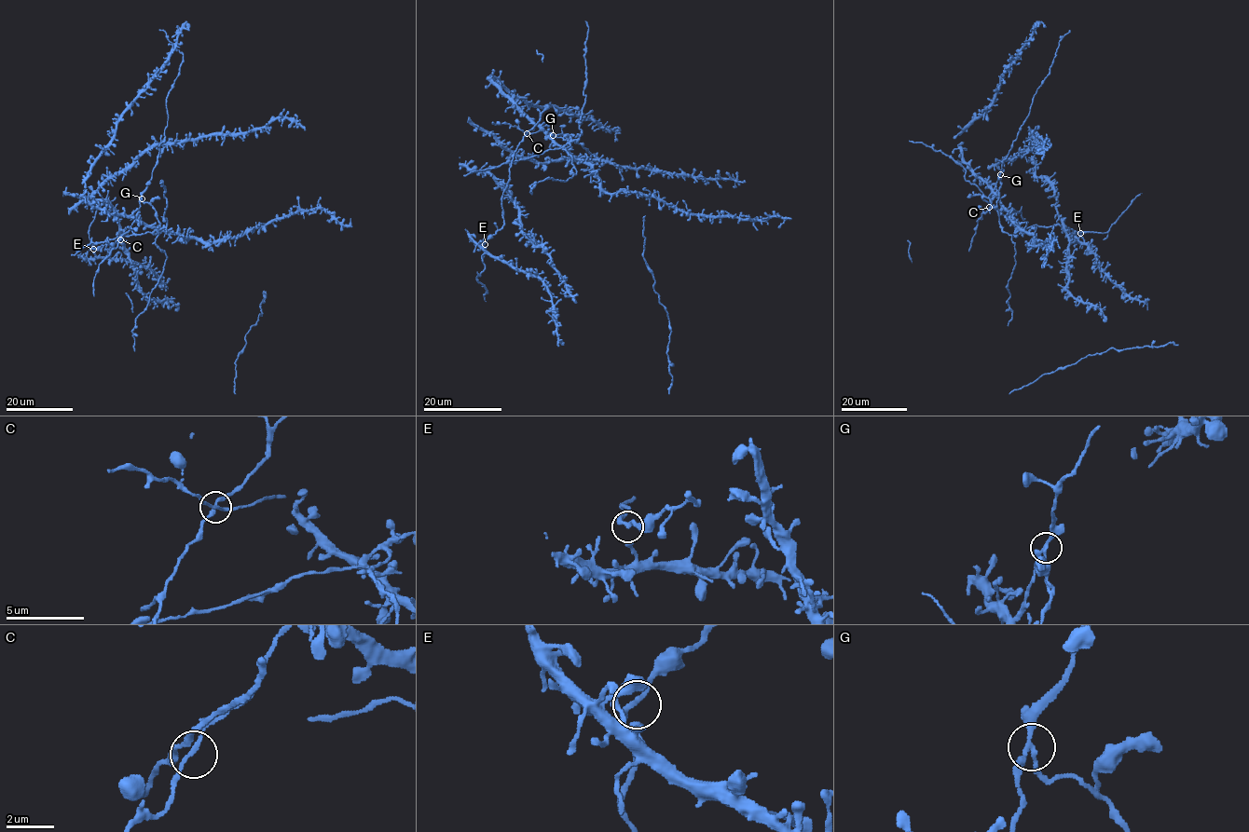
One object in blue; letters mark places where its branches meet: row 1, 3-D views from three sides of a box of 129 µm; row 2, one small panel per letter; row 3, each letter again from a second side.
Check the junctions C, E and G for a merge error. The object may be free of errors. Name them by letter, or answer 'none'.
G

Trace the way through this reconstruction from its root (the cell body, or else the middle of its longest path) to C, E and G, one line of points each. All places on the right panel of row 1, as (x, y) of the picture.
C: (1019, 228), (998, 211), (989, 207)
E: (1019, 228), (1060, 225), (1080, 233)
G: (1019, 228), (991, 205), (990, 193), (999, 174)

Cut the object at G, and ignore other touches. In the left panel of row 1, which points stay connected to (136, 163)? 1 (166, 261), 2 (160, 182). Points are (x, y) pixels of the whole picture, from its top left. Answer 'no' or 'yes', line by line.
1: no
2: no

